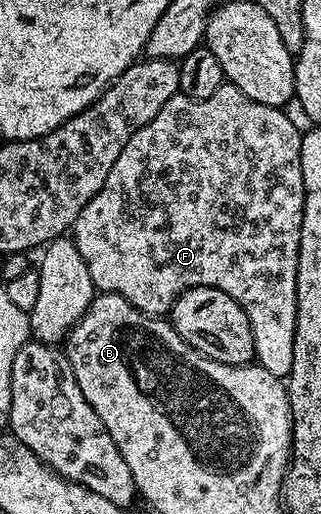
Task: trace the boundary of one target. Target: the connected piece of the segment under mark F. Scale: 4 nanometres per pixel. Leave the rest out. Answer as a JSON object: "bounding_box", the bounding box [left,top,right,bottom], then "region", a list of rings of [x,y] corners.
{"bounding_box":[74,83,304,379],"region":[[[225,83],[218,87],[218,91],[214,91],[214,95],[210,95],[210,99],[202,99],[195,101],[183,95],[171,97],[166,103],[166,107],[162,107],[162,111],[158,111],[158,115],[154,115],[154,119],[150,119],[150,123],[146,123],[135,133],[130,139],[130,143],[126,143],[126,147],[122,147],[122,155],[118,155],[118,159],[114,159],[114,167],[110,167],[110,175],[106,175],[106,183],[102,183],[102,191],[98,191],[98,195],[94,195],[94,199],[90,199],[90,203],[86,203],[86,207],[82,207],[82,211],[78,215],[74,226],[74,240],[78,247],[78,255],[82,255],[82,259],[86,259],[86,271],[90,271],[90,279],[95,283],[97,290],[101,293],[117,293],[122,295],[122,299],[126,299],[134,307],[138,307],[138,311],[149,315],[168,315],[172,312],[172,304],[185,293],[187,289],[194,287],[214,287],[218,291],[226,291],[226,295],[230,295],[237,303],[246,311],[246,315],[250,319],[250,327],[254,331],[254,339],[256,340],[255,360],[266,371],[270,371],[270,375],[287,379],[290,375],[290,367],[294,363],[294,331],[296,330],[296,276],[298,275],[298,251],[300,250],[300,236],[302,235],[302,215],[304,214],[304,180],[302,179],[302,129],[299,129],[290,118],[284,114],[283,108],[274,105],[263,105],[254,99],[250,99],[242,92],[239,87],[231,83]]]}

